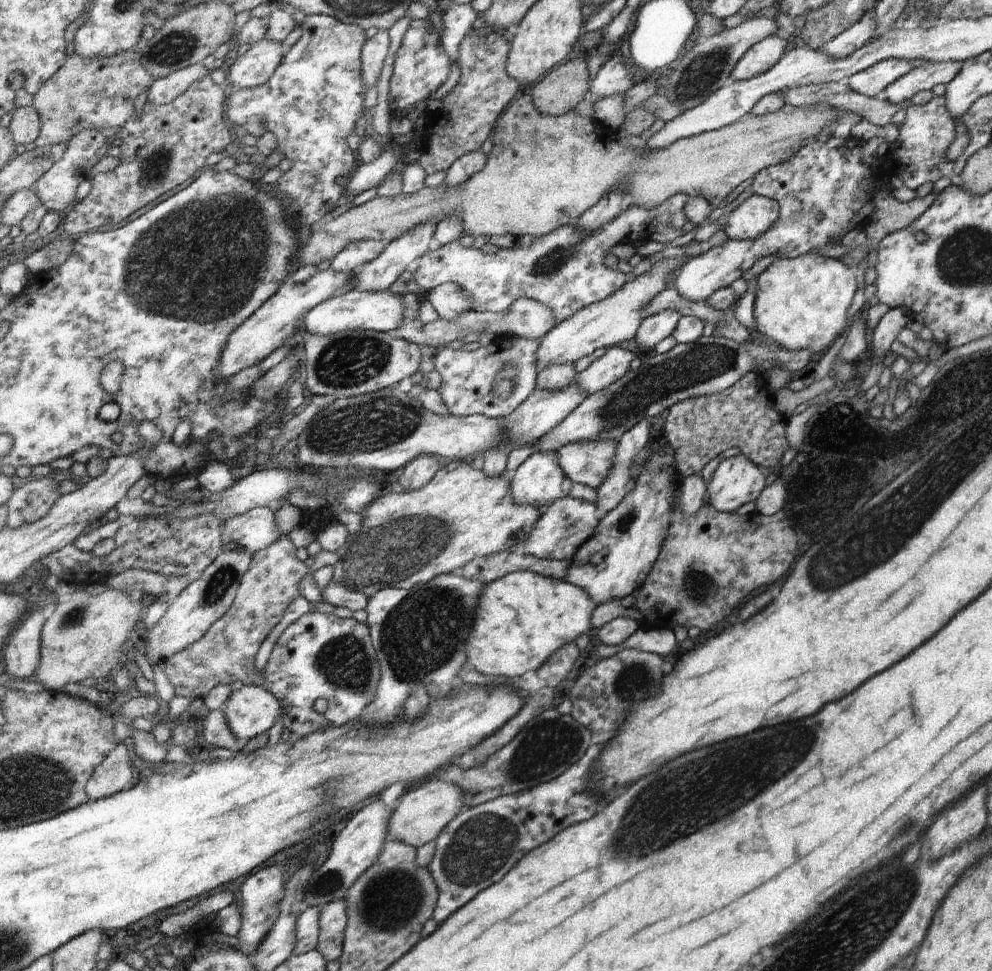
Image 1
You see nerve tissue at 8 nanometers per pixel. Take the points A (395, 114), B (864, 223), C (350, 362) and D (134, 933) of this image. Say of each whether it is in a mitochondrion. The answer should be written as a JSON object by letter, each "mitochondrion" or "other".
{"A":"other","B":"other","C":"mitochondrion","D":"other"}

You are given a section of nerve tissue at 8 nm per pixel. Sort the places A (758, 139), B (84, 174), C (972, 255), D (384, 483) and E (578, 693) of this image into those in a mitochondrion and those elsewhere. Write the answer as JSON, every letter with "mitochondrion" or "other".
{"A":"other","B":"other","C":"mitochondrion","D":"other","E":"other"}

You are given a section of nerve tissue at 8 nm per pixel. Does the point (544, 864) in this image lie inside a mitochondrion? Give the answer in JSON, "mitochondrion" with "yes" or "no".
{"mitochondrion":"no"}

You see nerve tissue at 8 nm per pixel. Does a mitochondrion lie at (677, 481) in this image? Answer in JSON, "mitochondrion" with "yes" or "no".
{"mitochondrion":"no"}

